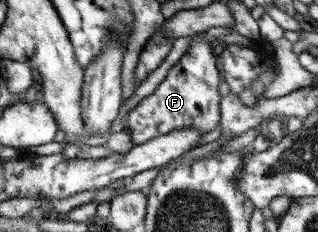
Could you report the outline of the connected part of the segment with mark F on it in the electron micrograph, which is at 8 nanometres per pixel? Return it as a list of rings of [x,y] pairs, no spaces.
[[[195,39],[154,92],[141,101],[133,102],[128,115],[133,144],[146,144],[153,138],[170,134],[185,126],[197,128],[201,132],[214,132],[220,124],[222,80],[222,72],[218,68],[212,46],[205,39]]]

